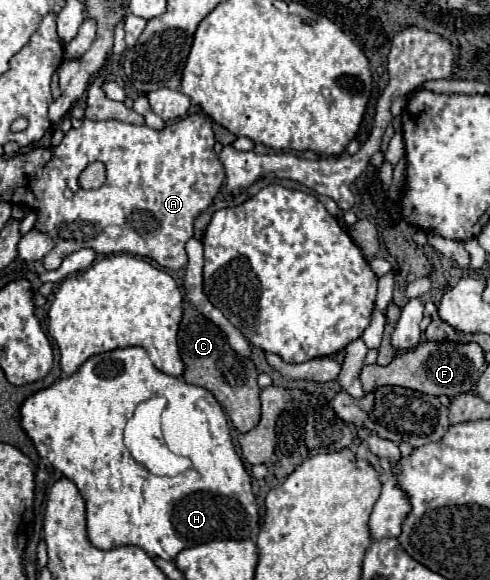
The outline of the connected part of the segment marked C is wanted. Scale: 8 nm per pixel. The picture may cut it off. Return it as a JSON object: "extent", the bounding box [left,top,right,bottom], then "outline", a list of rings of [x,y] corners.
{"extent":[179,309,261,433],"outline":[[[185,309],[181,331],[179,331],[179,349],[181,357],[187,363],[187,371],[183,373],[183,379],[187,383],[205,387],[215,395],[215,399],[223,405],[227,415],[231,417],[237,431],[247,433],[253,429],[261,419],[261,403],[259,403],[259,385],[257,385],[257,369],[255,363],[249,357],[237,355],[229,343],[225,333],[211,323],[207,317],[203,317],[197,309]]]}

